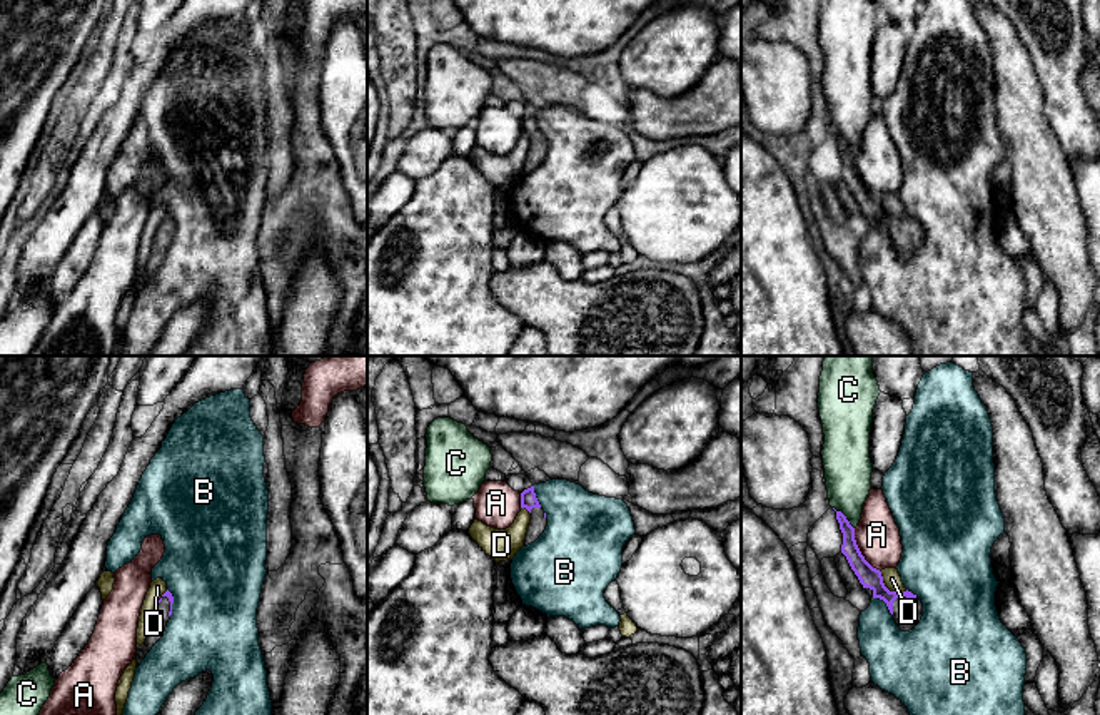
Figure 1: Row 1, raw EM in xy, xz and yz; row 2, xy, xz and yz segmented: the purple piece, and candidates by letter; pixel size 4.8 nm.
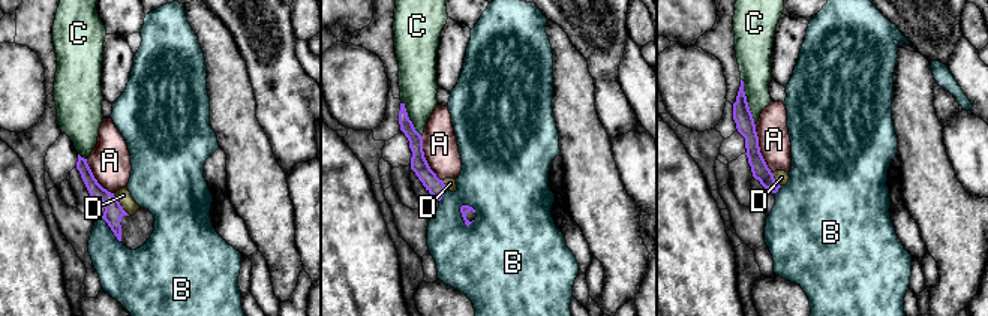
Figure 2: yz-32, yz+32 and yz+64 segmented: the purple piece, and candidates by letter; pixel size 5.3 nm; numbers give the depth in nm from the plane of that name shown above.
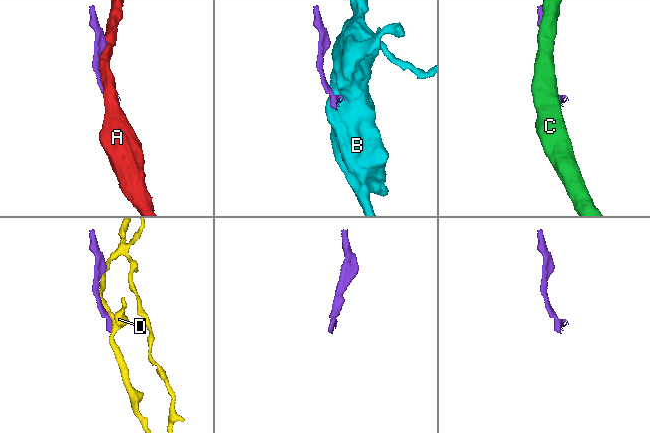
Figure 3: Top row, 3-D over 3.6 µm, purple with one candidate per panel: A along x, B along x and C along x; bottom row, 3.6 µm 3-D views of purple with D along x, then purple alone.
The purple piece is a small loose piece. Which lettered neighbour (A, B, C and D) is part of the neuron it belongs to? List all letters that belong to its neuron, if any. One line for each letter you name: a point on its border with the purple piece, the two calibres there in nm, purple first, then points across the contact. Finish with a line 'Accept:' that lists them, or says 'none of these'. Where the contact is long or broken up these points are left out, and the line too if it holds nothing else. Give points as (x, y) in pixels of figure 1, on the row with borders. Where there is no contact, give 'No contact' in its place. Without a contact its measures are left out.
Accept: none of these

